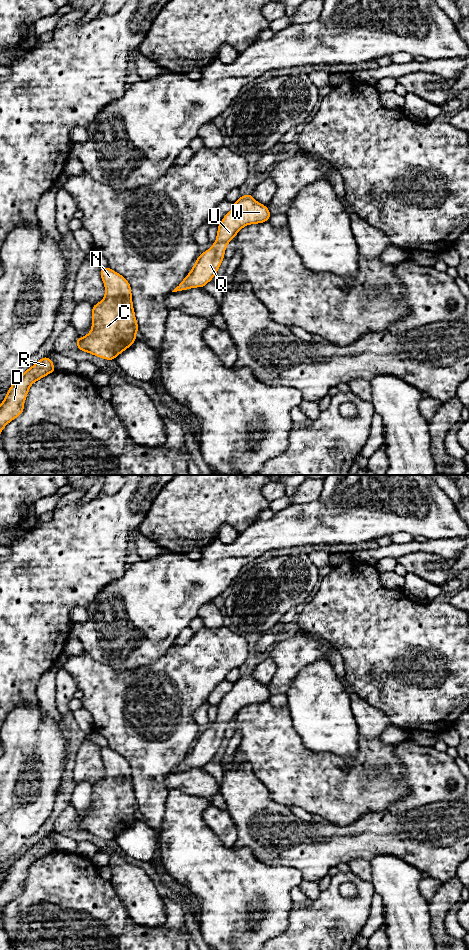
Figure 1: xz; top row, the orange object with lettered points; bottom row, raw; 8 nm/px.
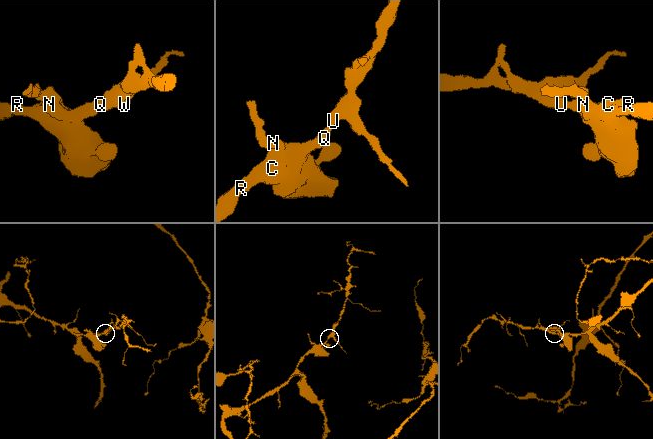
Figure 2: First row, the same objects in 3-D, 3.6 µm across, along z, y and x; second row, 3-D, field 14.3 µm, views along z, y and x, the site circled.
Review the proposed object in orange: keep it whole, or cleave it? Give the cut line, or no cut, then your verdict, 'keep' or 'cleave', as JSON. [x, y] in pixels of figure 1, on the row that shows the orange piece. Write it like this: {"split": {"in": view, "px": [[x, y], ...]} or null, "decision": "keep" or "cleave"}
{"split": null, "decision": "keep"}

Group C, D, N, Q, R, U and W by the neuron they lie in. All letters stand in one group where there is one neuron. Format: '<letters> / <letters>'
C D N Q R U W

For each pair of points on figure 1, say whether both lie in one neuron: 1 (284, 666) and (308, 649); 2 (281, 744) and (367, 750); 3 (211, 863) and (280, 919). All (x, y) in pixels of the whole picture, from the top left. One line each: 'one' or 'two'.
1: one
2: one
3: one

